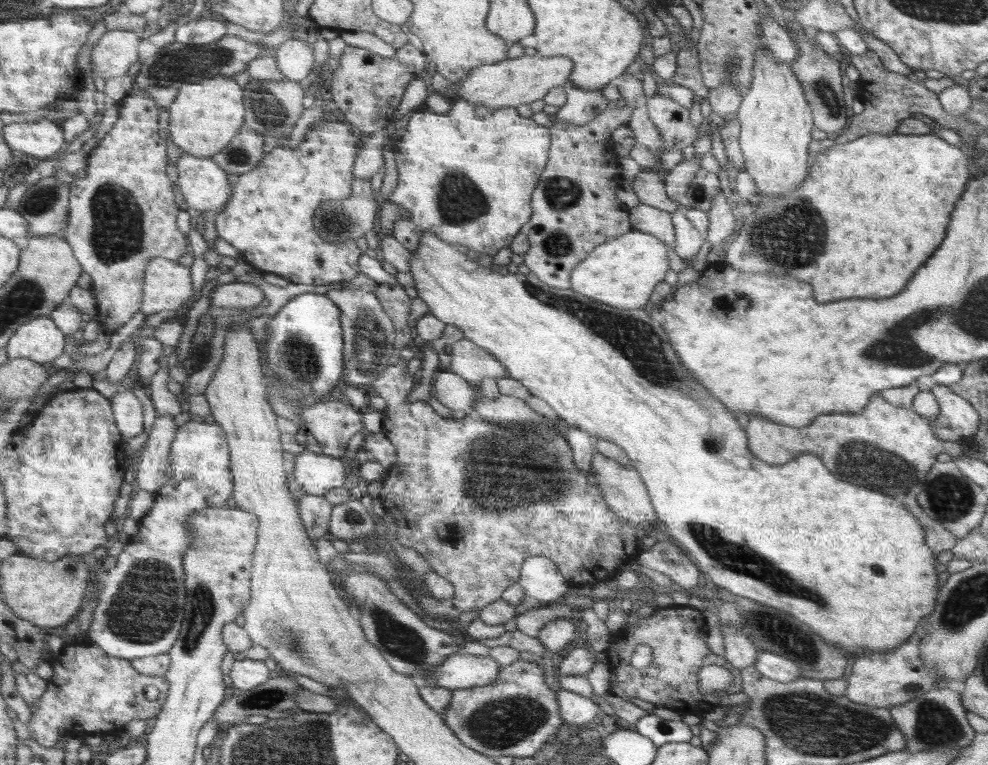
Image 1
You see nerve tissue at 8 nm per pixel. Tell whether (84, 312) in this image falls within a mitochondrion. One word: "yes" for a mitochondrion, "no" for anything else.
no

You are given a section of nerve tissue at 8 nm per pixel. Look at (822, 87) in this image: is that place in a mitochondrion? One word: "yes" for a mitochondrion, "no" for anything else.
yes

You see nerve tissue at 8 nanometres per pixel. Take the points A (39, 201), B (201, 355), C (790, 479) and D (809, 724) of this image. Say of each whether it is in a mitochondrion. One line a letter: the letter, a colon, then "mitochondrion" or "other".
A: mitochondrion
B: other
C: other
D: mitochondrion

